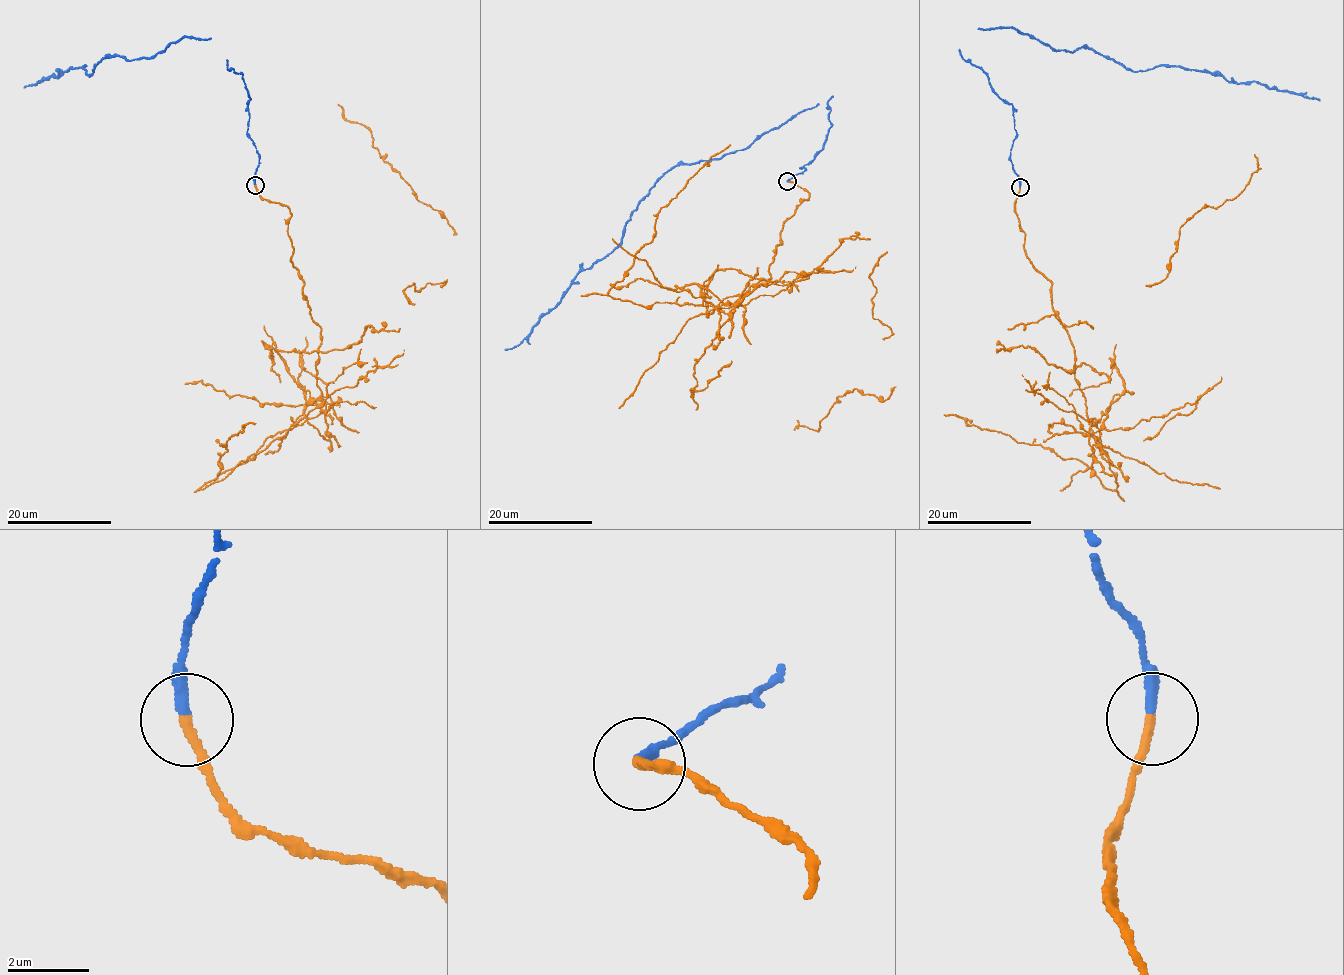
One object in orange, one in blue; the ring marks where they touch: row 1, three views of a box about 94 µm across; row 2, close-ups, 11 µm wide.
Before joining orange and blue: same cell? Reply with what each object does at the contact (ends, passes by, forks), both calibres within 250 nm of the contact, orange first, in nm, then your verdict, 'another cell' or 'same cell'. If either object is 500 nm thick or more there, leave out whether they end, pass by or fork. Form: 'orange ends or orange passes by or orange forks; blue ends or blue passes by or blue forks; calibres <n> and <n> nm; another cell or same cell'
orange ends; blue ends; calibres 240 and 280 nm; another cell

